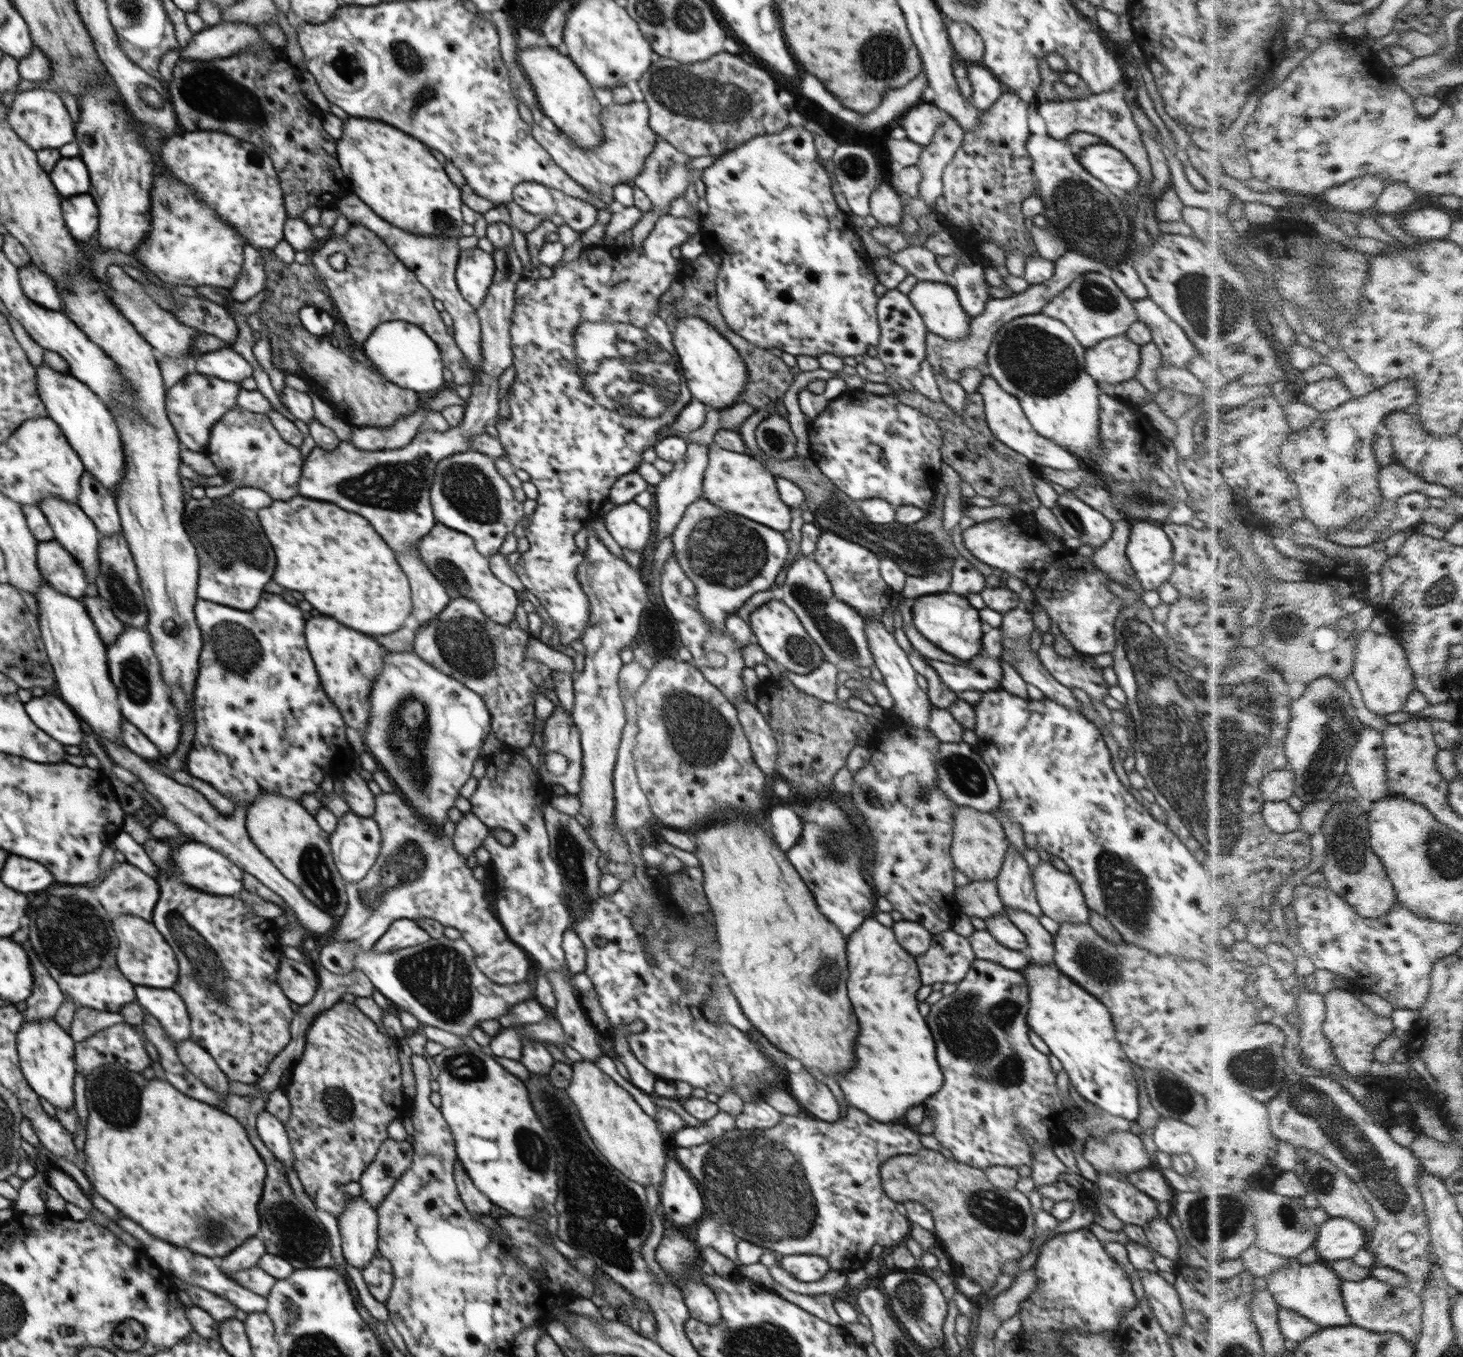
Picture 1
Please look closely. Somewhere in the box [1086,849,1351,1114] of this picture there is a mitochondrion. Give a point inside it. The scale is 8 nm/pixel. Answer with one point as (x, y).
(1260, 1071)

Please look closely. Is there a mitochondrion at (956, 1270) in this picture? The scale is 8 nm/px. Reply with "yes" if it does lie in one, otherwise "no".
no

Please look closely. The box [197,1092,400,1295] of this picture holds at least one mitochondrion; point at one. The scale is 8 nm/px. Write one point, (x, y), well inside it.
(294, 1234)

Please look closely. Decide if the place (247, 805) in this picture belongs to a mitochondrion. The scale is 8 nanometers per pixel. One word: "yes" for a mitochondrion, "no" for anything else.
no

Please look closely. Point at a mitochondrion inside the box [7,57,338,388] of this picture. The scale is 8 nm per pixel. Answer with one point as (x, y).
(217, 94)

